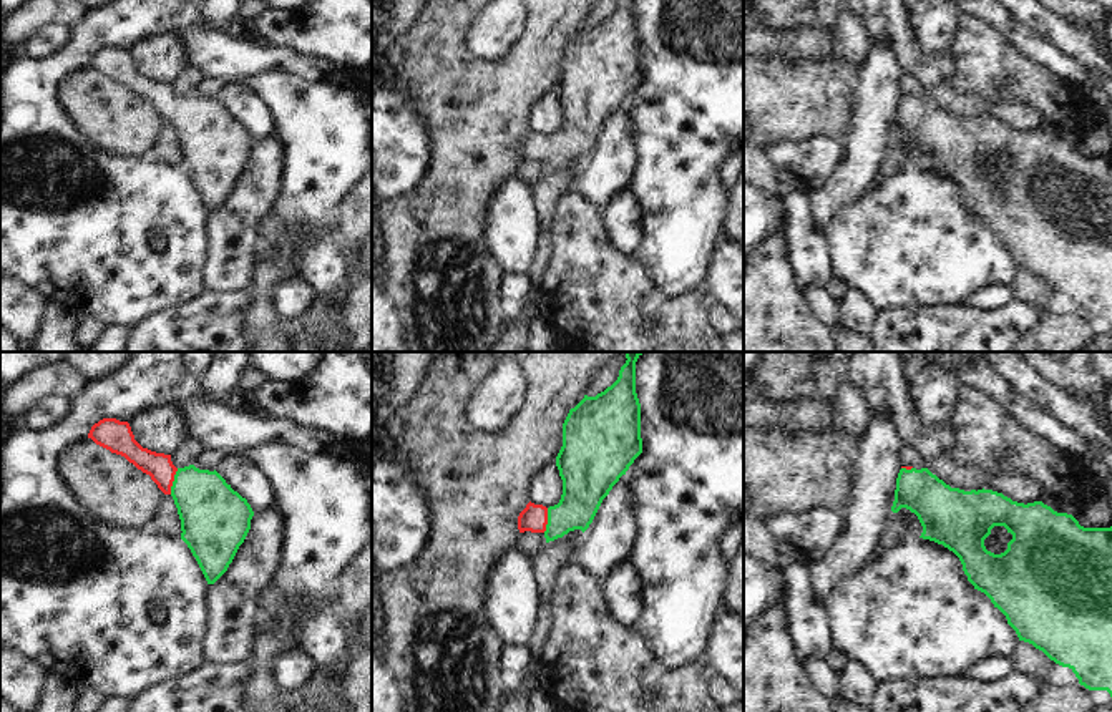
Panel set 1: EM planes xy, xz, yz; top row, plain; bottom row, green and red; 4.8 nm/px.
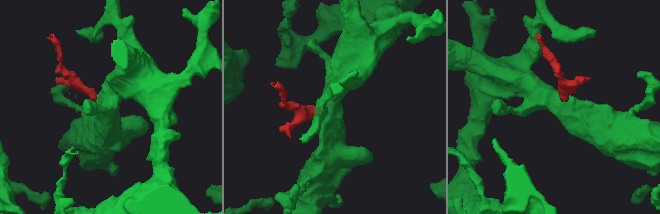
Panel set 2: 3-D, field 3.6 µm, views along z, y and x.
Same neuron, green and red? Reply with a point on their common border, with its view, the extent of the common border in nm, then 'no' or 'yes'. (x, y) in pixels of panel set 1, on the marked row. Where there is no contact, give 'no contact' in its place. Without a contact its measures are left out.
contact xy (173, 482); length 130 nm; yes

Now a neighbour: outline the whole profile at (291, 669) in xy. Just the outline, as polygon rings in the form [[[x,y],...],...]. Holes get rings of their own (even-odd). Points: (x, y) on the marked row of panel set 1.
[[[292,649],[272,662],[272,680],[284,692],[297,690],[315,671],[317,664],[300,649]]]

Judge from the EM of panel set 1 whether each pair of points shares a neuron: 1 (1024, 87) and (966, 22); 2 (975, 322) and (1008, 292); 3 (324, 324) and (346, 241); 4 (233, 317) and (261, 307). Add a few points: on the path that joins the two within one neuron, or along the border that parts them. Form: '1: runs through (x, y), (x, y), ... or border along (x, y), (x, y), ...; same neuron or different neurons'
1: runs through (1008, 70), (976, 39); same neuron
2: border along (1016, 299), (991, 309), (965, 304); different neurons
3: runs through (331, 304), (349, 281), (351, 261); same neuron
4: border along (249, 291), (246, 334); different neurons

